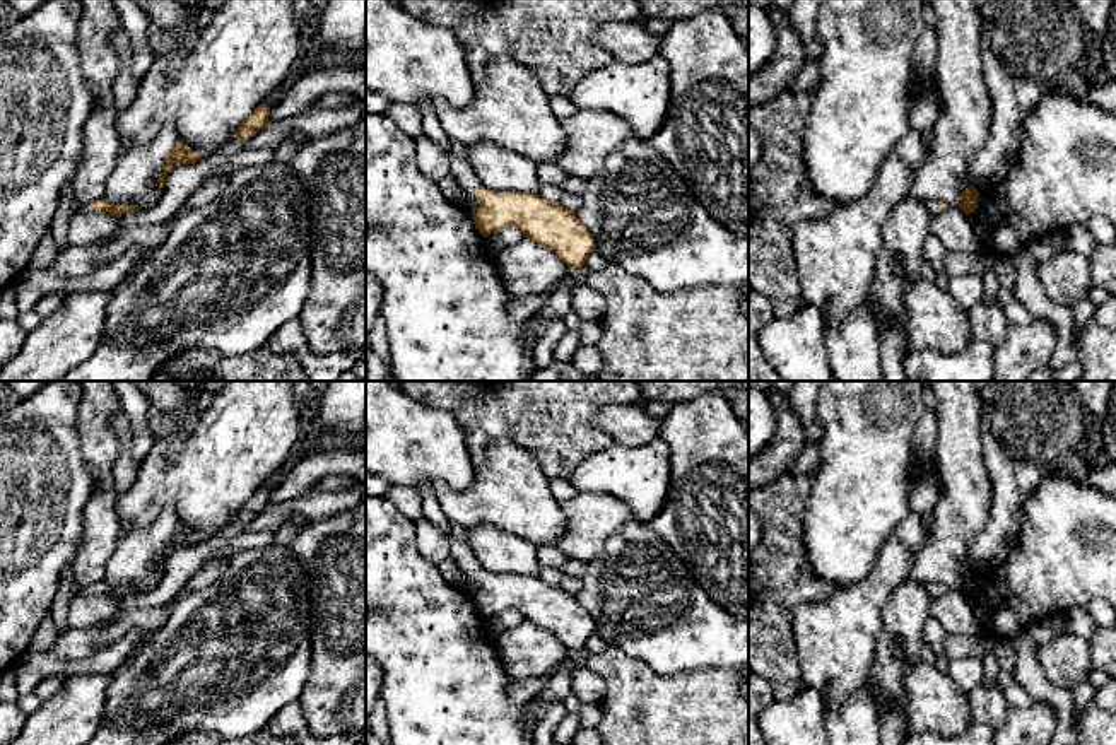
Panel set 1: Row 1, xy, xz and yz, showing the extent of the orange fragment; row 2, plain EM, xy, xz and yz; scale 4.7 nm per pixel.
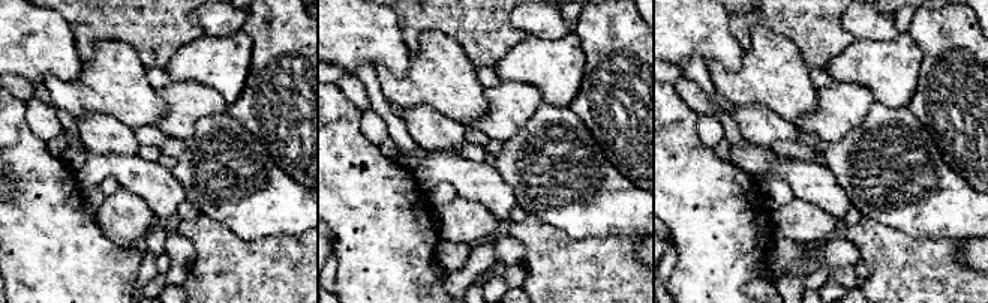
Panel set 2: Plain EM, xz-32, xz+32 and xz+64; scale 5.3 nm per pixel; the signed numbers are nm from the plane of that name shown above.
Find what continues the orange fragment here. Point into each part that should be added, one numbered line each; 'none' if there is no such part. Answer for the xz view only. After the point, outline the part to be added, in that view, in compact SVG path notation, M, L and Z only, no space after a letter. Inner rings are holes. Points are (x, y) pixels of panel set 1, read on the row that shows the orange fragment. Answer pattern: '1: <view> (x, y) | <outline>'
1: xz (431, 127) | M420 103L417 104L417 109L422 116L422 132L438 145L441 145L451 157L451 176L458 181L463 191L473 193L479 186L470 166L467 161L456 157L449 150L449 138L444 133L441 123L436 118L436 113L432 109L431 103Z

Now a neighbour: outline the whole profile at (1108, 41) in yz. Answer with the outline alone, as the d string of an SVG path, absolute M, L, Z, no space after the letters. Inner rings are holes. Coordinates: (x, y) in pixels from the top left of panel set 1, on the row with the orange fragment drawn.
M1113 0L1107 27L1099 44L1106 72L1116 82L1116 0Z

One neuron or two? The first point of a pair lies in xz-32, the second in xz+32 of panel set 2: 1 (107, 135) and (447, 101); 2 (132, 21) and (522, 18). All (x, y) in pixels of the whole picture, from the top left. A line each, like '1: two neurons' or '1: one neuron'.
1: two neurons
2: two neurons

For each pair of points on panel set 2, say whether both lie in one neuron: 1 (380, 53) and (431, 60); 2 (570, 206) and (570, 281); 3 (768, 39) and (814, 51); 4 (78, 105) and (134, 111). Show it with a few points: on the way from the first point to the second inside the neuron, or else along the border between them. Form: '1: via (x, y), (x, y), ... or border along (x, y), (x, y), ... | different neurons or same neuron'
1: border along (411, 54), (404, 74), (374, 66) | different neurons
2: border along (540, 218), (574, 239), (603, 239), (606, 236) | different neurons
3: border along (766, 27), (784, 35), (810, 68) | different neurons
4: via (92, 104), (120, 104) | same neuron

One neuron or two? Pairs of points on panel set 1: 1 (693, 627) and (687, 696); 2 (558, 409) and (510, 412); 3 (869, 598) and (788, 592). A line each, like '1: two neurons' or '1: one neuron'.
1: two neurons
2: one neuron
3: two neurons

